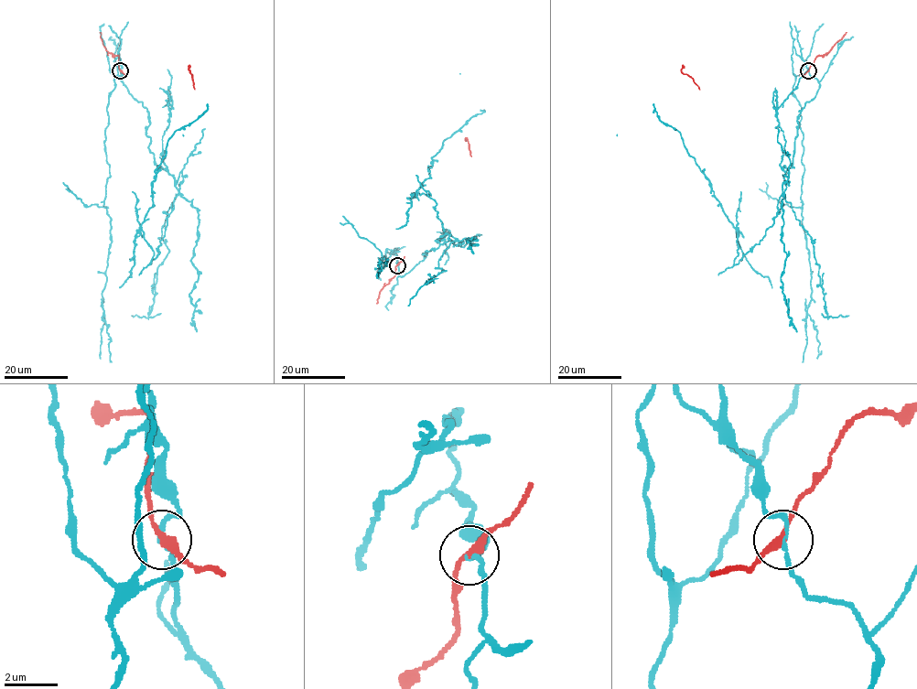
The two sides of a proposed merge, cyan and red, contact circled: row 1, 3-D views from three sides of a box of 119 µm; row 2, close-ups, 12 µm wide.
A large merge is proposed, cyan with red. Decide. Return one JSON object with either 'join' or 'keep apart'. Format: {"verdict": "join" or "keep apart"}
{"verdict": "keep apart"}

